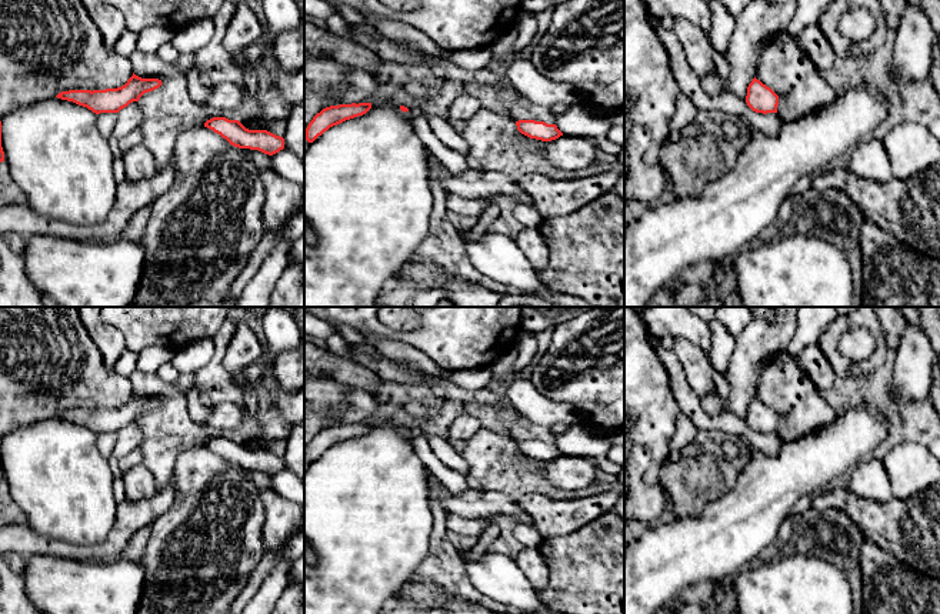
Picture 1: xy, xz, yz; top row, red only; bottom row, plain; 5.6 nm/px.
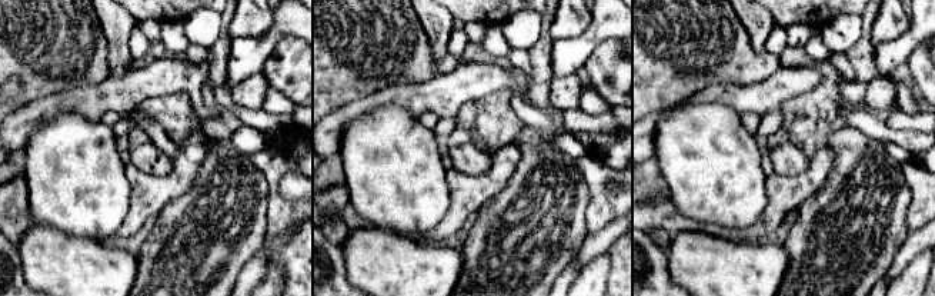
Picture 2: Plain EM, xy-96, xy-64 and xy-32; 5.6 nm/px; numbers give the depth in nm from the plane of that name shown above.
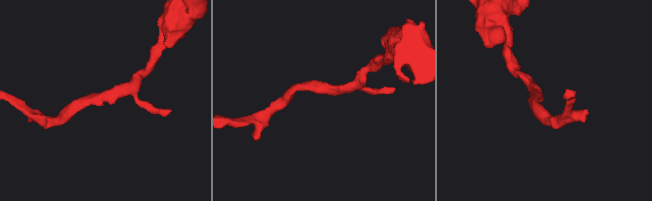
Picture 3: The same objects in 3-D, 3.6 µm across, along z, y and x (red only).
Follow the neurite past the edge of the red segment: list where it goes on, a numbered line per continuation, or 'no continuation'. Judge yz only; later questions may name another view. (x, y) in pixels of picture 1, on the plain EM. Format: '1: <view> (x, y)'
no continuation

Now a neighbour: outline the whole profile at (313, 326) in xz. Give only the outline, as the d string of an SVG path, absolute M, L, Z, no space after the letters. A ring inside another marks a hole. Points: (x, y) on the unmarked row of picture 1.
M304 311L304 333L327 340L327 337L333 333L337 333L337 330L334 324Z

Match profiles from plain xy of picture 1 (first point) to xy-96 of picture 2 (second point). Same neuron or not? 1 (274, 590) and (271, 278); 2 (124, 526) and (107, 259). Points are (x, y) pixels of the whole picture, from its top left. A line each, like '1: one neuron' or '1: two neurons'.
1: one neuron
2: two neurons

